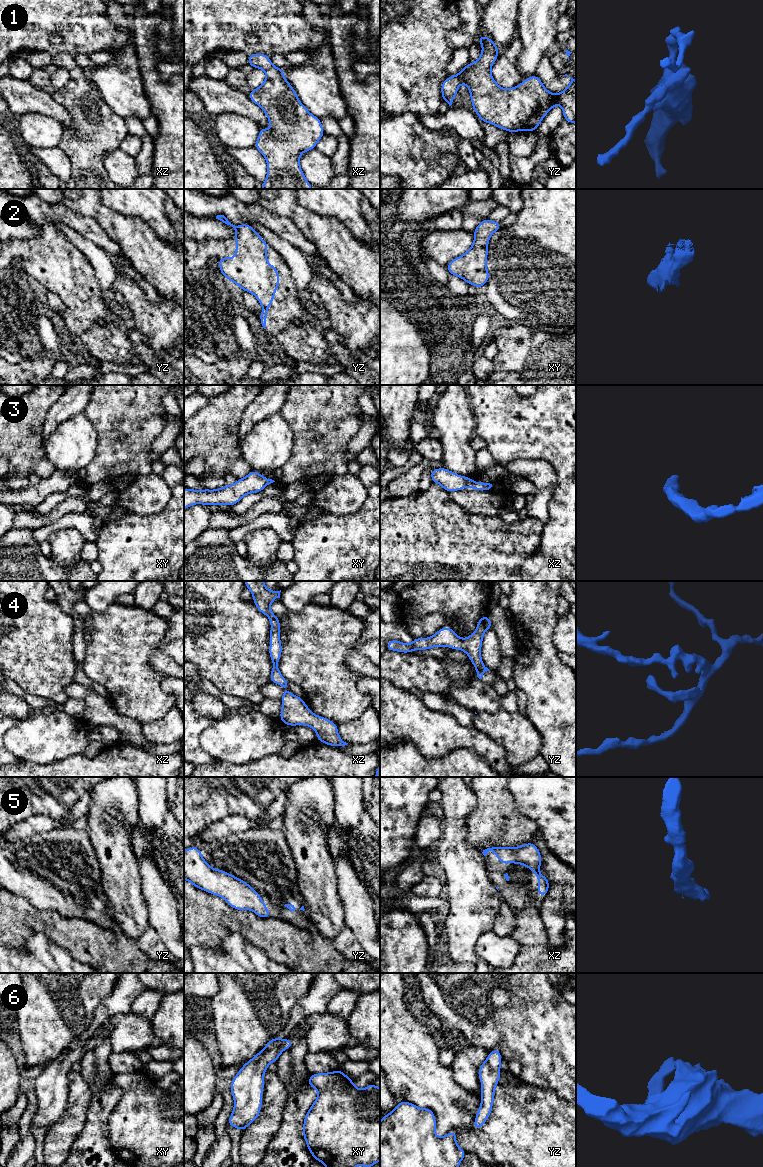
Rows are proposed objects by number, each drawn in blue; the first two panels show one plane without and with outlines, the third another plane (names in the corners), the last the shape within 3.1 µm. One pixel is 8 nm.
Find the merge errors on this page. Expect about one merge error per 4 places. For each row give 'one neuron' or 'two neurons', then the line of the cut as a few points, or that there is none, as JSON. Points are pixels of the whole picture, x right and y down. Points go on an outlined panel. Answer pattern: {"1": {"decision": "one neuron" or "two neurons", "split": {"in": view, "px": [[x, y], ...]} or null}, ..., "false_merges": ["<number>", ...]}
{"1": {"decision": "one neuron", "split": null}, "2": {"decision": "one neuron", "split": null}, "3": {"decision": "one neuron", "split": null}, "4": {"decision": "one neuron", "split": null}, "5": {"decision": "one neuron", "split": null}, "6": {"decision": "one neuron", "split": null}, "false_merges": []}

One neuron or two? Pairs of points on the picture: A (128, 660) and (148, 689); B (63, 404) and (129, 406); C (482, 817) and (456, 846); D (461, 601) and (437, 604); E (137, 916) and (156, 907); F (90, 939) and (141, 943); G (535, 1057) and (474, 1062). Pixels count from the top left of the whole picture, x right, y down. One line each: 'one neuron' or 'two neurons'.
A: one neuron
B: two neurons
C: two neurons
D: one neuron
E: two neurons
F: two neurons
G: two neurons

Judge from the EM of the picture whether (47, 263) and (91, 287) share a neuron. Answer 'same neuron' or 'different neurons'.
same neuron

